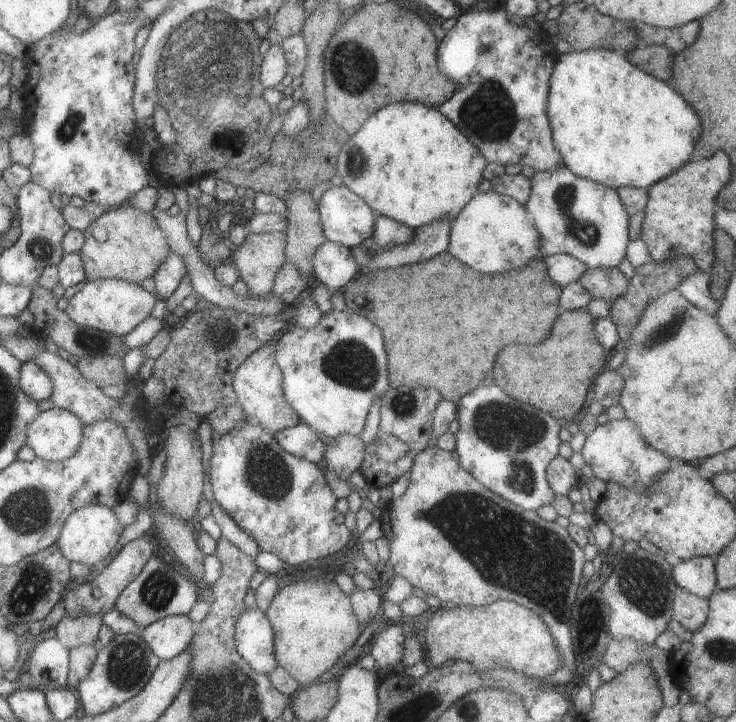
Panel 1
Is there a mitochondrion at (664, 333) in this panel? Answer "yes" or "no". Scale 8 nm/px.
yes

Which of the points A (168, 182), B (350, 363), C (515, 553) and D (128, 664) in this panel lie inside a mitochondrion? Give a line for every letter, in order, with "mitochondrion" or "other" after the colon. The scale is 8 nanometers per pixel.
A: other
B: mitochondrion
C: mitochondrion
D: mitochondrion

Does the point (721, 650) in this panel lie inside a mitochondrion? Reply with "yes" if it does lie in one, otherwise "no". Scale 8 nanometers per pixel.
yes

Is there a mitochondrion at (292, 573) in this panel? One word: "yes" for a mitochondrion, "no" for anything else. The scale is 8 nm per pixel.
no

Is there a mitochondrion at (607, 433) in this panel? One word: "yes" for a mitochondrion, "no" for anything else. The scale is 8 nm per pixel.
no

